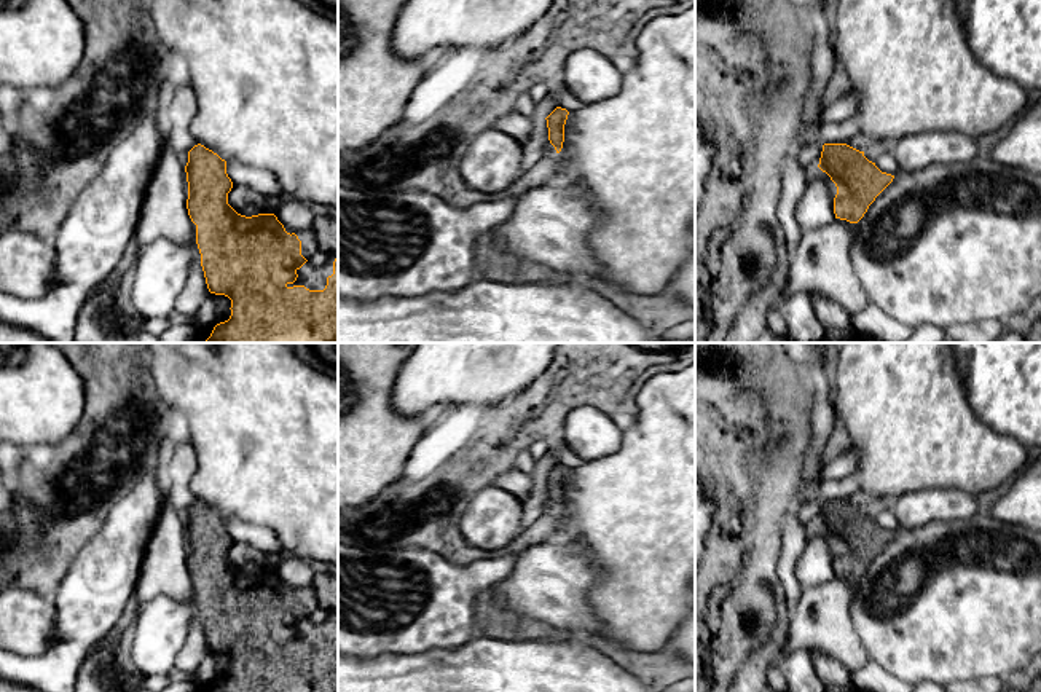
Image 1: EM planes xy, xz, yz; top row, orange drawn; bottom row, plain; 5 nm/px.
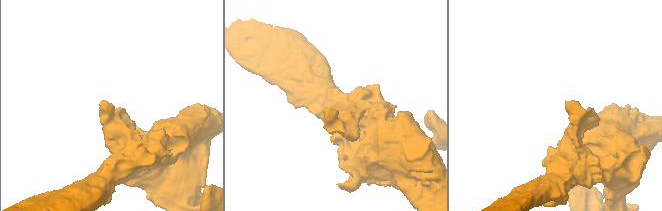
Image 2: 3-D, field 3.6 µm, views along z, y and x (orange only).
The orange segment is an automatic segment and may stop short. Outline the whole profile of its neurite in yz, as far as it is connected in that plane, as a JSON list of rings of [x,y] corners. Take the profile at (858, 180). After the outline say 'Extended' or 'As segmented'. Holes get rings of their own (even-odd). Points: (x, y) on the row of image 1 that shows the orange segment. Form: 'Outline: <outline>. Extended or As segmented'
Outline: [[[824,144],[818,167],[837,187],[835,218],[858,223],[875,198],[893,182],[894,175],[882,172],[875,163],[847,144]]]. As segmented

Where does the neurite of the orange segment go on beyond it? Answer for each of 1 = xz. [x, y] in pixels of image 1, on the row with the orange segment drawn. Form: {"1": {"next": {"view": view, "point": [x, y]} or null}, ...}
{"1": {"next": null}}

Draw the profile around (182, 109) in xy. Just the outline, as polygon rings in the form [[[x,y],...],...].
[[[180,75],[175,78],[175,94],[172,102],[163,115],[169,132],[167,148],[171,148],[177,156],[188,155],[188,151],[198,145],[198,140],[188,131],[194,113],[194,91],[185,85],[183,77]]]

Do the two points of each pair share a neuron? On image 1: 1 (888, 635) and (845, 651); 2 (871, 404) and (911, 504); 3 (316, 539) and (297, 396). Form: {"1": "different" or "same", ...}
{"1": "different", "2": "different", "3": "same"}

